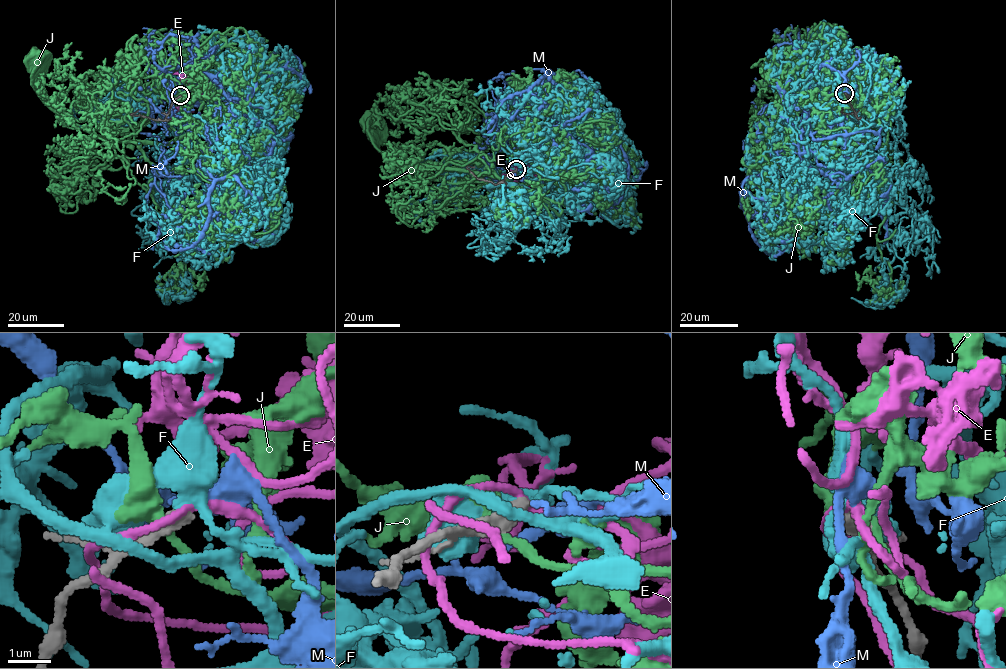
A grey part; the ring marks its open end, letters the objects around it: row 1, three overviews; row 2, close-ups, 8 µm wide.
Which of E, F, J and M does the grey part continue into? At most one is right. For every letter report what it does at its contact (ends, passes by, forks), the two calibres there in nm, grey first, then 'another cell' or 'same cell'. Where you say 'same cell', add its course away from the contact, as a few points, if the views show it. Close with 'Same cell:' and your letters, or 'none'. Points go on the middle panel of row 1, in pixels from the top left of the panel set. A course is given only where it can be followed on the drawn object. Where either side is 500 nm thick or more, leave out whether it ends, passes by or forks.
E: it passes by; 420 nm thick on the grey side, 200 nm on the other; another cell
F: it forks there; 420 nm thick on the grey side, 320 nm on the other; another cell
J: 500 nm thick on the grey side, 260 nm on the other; another cell
M: it passes by; 440 nm thick on the grey side, 120 nm on the other; another cell
Same cell: none

